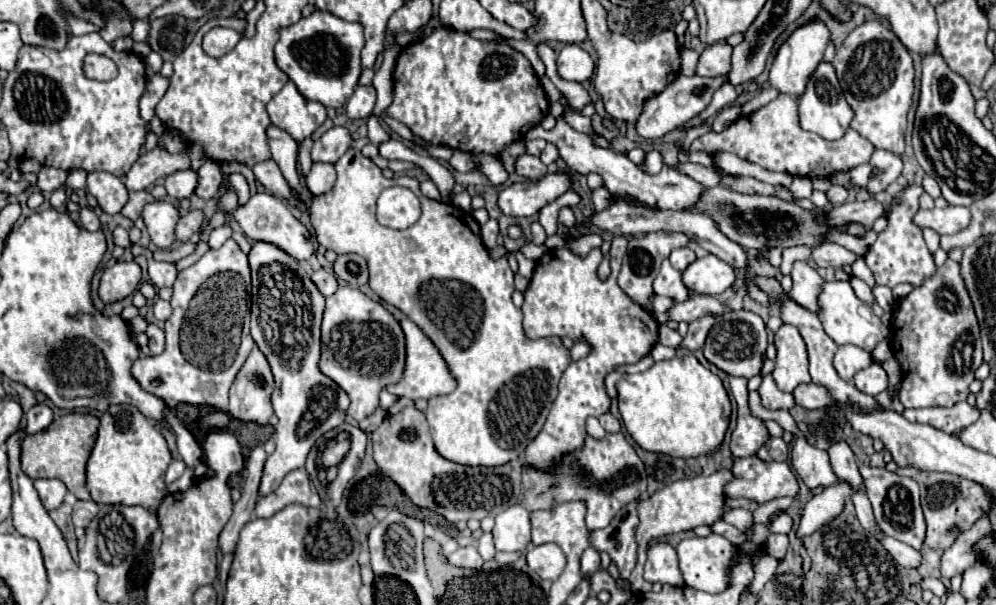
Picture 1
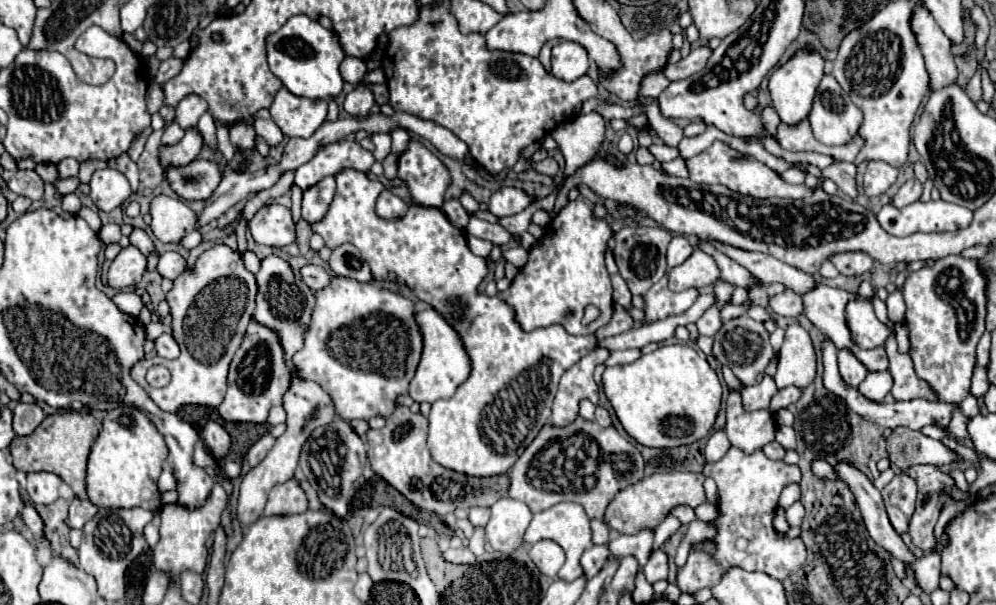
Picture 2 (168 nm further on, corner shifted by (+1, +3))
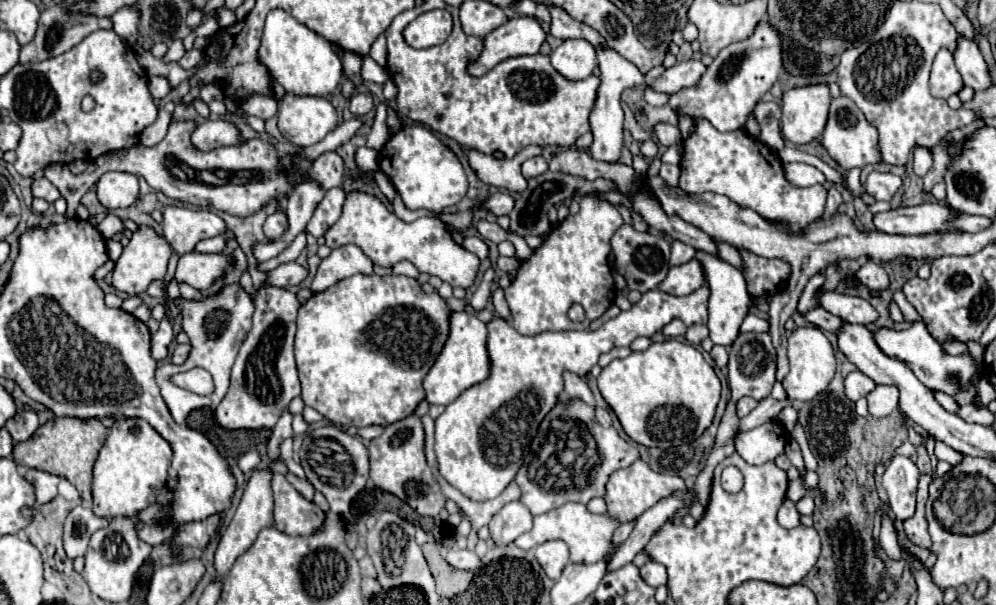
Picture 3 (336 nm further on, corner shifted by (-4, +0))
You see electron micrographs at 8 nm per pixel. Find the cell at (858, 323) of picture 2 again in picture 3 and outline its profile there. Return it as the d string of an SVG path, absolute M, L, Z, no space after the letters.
M914 322L910 328L904 328L904 330L878 328L878 330L874 330L874 340L886 356L908 364L908 368L916 374L916 378L930 390L942 390L942 392L954 396L958 390L966 388L968 382L972 382L972 380L976 382L980 378L980 374L978 374L980 364L972 360L970 352L966 352L962 356L944 354L942 346L928 334L928 330L922 322Z

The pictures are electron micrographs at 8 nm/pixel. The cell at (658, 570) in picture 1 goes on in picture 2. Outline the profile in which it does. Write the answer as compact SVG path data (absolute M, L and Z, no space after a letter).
M663 551L653 553L647 561L647 565L643 567L643 573L649 583L655 583L659 579L667 579L667 555Z

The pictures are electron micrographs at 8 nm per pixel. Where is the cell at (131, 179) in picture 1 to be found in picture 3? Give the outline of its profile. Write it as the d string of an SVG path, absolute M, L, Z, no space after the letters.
M206 120L198 124L196 130L192 132L192 146L202 152L220 148L220 146L230 146L230 144L236 144L238 140L240 140L240 134L236 126L226 120Z

